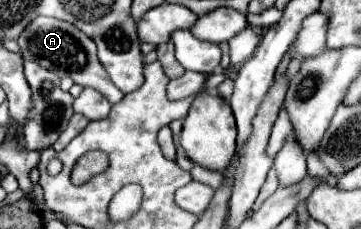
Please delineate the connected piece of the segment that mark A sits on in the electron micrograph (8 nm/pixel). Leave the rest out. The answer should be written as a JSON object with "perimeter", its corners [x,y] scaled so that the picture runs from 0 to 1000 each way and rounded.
{"perimeter":[[[102,74],[53,153],[47,188],[58,205],[58,249],[64,258],[91,258],[97,275],[108,275],[114,293],[147,310],[163,336],[197,336],[224,380],[258,380],[263,397],[291,415],[291,432],[302,432],[313,459],[330,450],[346,424],[313,371],[302,328],[285,310],[285,293],[269,258],[263,188],[230,135],[202,118],[197,100],[180,100],[180,92],[163,92],[163,83],[147,83],[147,74]]]}

